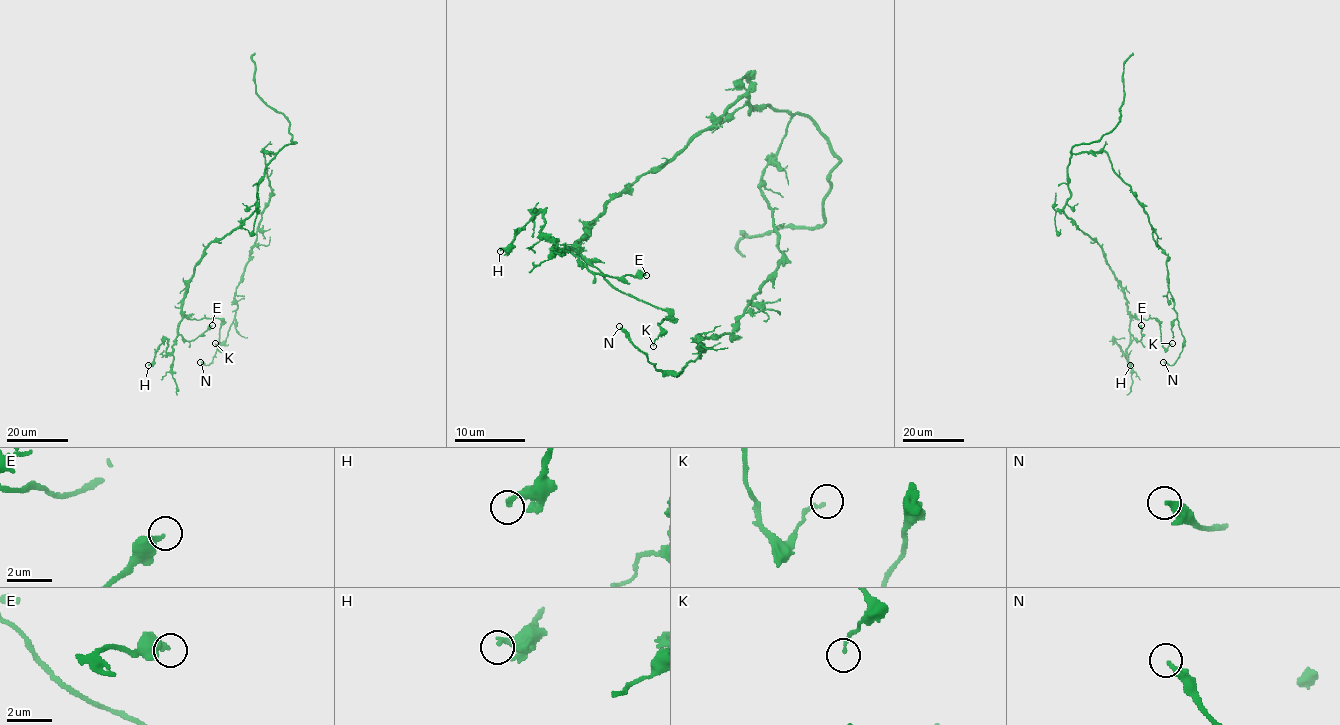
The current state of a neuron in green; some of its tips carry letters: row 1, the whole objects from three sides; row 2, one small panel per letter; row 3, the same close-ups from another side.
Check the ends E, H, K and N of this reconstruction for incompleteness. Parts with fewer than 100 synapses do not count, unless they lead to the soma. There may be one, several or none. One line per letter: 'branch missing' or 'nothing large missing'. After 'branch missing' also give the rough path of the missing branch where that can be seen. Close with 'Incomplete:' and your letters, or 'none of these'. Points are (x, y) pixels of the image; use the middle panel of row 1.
E: nothing large missing
H: nothing large missing
K: nothing large missing
N: nothing large missing
Incomplete: none of these

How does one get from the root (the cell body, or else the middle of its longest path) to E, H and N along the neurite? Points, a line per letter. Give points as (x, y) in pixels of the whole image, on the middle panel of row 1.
E: (788, 114), (771, 106), (750, 112), (741, 96), (616, 194), (577, 249), (568, 247), (593, 272), (646, 275)
H: (788, 114), (750, 112), (741, 96), (616, 194), (575, 251), (540, 231), (542, 212), (500, 251)
N: (788, 114), (760, 187), (781, 261), (734, 335), (704, 337), (695, 360), (663, 374), (619, 326)

